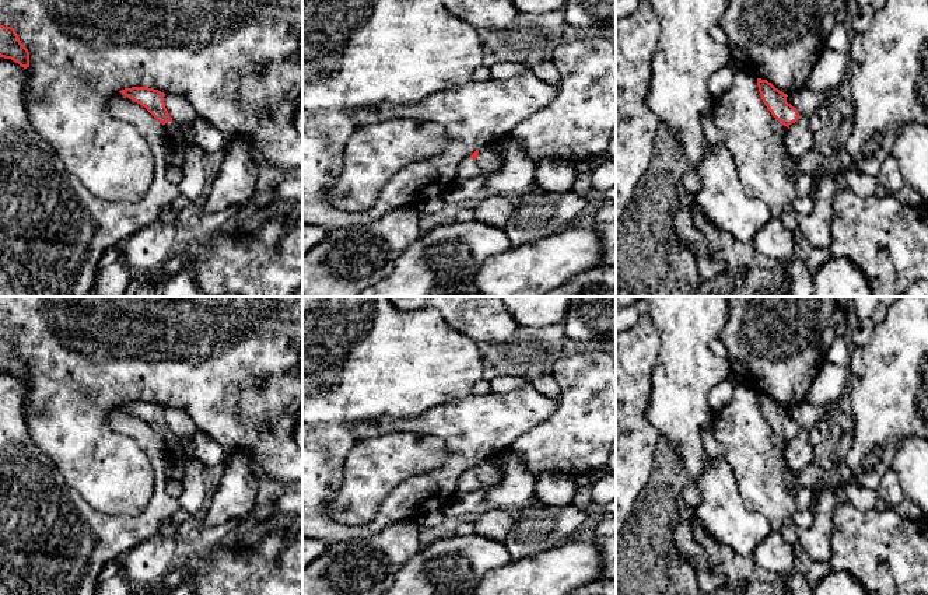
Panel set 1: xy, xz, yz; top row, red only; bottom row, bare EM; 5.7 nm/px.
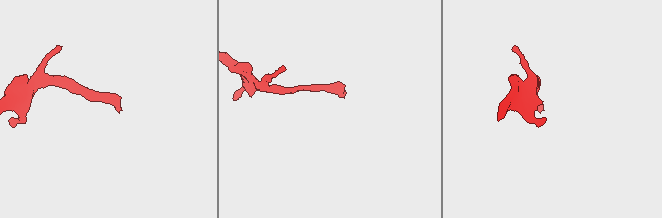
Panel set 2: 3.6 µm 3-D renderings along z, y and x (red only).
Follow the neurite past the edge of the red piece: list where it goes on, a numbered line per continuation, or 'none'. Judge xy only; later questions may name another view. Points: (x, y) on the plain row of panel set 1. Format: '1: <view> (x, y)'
1: xy (181, 450)

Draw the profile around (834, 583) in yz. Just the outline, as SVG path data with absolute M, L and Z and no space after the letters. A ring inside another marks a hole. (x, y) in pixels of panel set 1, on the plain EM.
M831 570L813 587L813 595L868 595L868 592L852 574Z

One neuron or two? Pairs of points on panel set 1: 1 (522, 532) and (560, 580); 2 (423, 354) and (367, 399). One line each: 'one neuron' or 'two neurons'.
1: two neurons
2: one neuron

